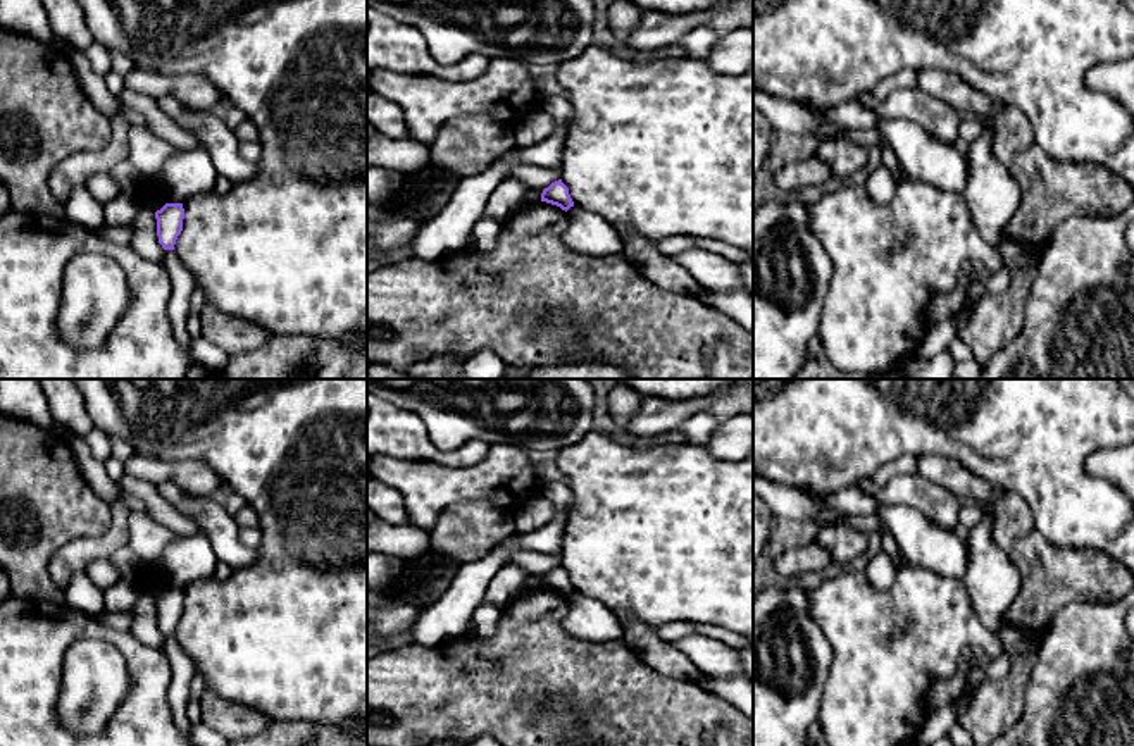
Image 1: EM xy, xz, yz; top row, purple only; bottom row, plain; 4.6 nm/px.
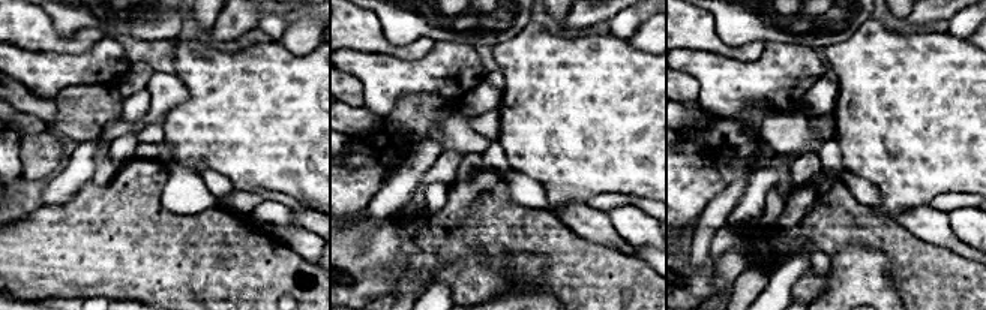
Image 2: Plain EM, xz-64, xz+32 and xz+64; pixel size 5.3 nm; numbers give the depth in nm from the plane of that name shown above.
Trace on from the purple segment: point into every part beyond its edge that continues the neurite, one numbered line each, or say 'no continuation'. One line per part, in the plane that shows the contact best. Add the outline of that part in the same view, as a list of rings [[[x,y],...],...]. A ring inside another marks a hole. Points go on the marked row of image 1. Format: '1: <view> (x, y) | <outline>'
no continuation

